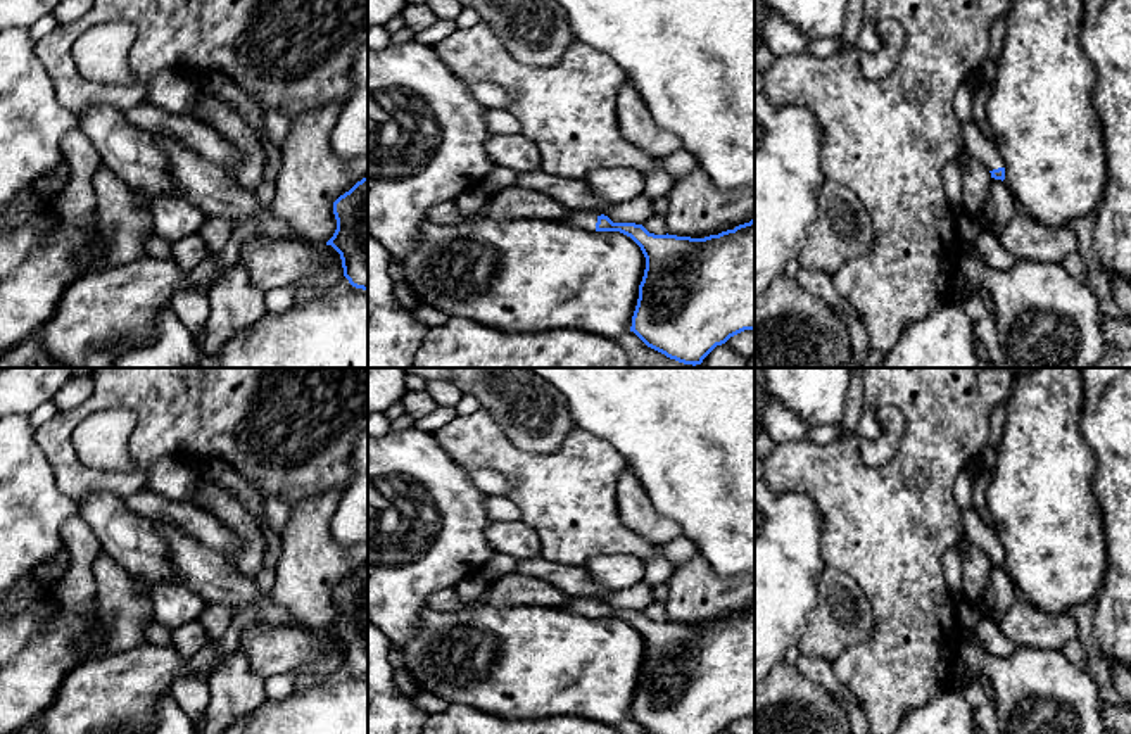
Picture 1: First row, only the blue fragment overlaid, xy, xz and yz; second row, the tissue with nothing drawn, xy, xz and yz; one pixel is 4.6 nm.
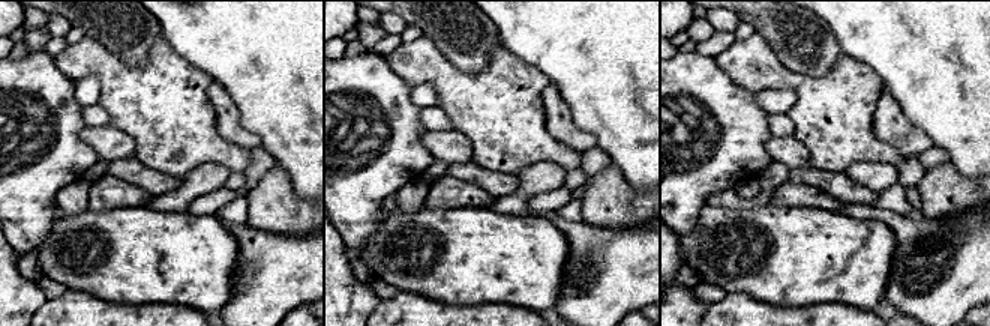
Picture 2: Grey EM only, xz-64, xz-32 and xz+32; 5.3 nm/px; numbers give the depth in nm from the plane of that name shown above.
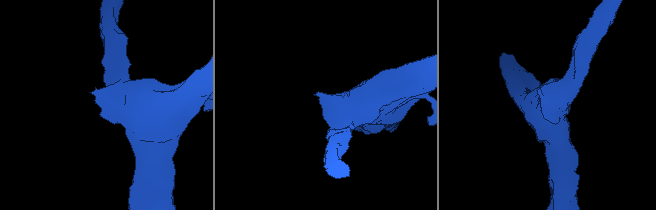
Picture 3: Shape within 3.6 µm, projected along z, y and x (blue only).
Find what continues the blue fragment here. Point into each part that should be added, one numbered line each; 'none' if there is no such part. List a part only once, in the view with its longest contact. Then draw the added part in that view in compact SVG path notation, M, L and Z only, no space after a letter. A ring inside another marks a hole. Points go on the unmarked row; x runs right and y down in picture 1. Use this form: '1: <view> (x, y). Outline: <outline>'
1: xz (586, 605). Outline: M589 596L570 598L568 610L572 610L572 611L575 611L578 615L585 615L585 617L596 618L596 610L597 610L599 603L601 603L599 599L589 598Z

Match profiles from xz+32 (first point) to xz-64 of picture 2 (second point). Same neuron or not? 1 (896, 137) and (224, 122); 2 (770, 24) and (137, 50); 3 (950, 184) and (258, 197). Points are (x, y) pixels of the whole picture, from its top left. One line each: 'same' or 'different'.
1: same
2: same
3: same

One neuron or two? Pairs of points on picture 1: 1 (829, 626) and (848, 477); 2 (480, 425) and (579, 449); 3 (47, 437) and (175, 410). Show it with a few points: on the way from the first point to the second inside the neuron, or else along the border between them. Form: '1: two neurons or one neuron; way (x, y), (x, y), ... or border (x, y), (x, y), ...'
1: two neurons; border (826, 565), (843, 570), (865, 596)
2: one neuron; way (503, 451), (517, 465), (553, 465)
3: one neuron; way (78, 413), (102, 396), (144, 396)

